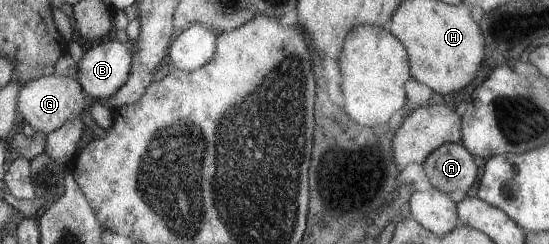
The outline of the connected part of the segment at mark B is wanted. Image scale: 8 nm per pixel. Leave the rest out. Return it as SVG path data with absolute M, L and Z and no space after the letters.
M113 37L86 45L76 63L75 78L88 97L104 100L112 97L129 78L134 55L126 44Z

